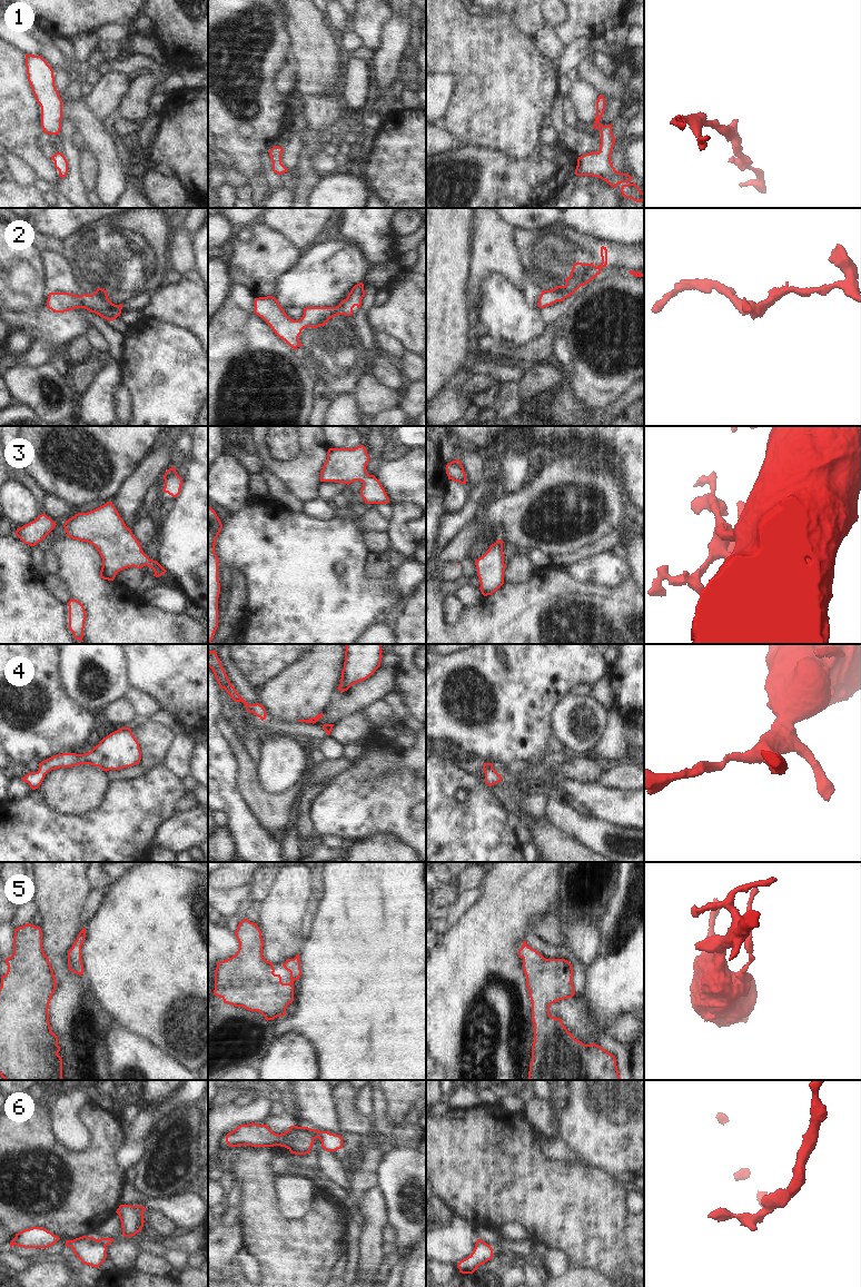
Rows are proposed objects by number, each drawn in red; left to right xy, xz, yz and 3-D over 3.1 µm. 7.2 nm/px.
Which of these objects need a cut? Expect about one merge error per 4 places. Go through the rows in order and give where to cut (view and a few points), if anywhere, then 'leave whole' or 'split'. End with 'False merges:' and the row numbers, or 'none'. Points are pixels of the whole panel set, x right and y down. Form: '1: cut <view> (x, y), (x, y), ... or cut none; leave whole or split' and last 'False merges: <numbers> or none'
1: cut none; leave whole
2: cut none; leave whole
3: cut none; leave whole
4: cut none; leave whole
5: cut none; leave whole
6: cut xy (98, 1240), (105, 1246); split
False merges: 6

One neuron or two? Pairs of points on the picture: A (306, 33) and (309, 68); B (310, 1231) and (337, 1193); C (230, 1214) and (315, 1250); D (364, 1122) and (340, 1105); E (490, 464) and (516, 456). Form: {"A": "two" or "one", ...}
{"A": "one", "B": "two", "C": "two", "D": "one", "E": "two"}

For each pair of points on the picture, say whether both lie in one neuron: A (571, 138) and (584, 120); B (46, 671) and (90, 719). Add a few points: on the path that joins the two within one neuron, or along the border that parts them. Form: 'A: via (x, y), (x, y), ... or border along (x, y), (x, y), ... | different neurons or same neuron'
A: border along (582, 128), (591, 130) | different neurons
B: via (45, 686), (75, 716) | same neuron

